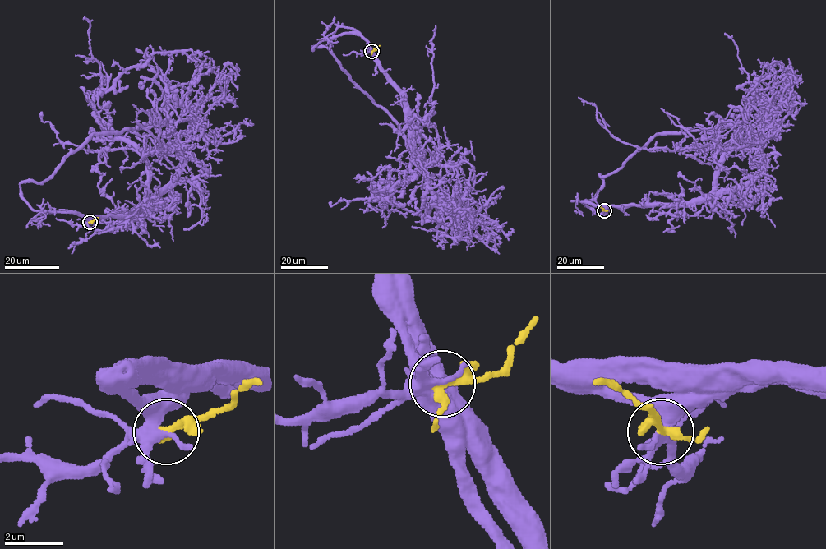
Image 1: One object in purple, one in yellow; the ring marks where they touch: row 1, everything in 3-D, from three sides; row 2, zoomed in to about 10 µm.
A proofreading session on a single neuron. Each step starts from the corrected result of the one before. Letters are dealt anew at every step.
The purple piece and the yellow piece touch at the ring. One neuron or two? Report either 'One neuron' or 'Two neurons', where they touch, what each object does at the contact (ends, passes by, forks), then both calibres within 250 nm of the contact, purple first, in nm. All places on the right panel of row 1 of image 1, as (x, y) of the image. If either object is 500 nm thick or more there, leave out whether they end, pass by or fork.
One neuron. Place: (604, 210). At the ring purple forks. At the ring yellow forks. Thickness 280 nm (purple) against 240 nm

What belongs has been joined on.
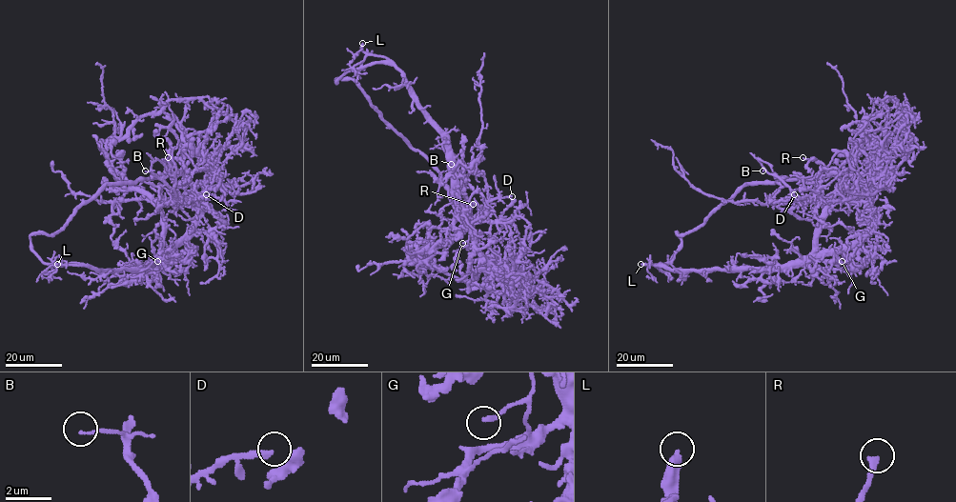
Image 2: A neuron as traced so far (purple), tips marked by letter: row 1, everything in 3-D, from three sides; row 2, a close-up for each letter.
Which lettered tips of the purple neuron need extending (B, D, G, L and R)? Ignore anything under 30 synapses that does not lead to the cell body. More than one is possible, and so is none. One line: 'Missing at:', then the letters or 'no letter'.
Missing at: L, R

